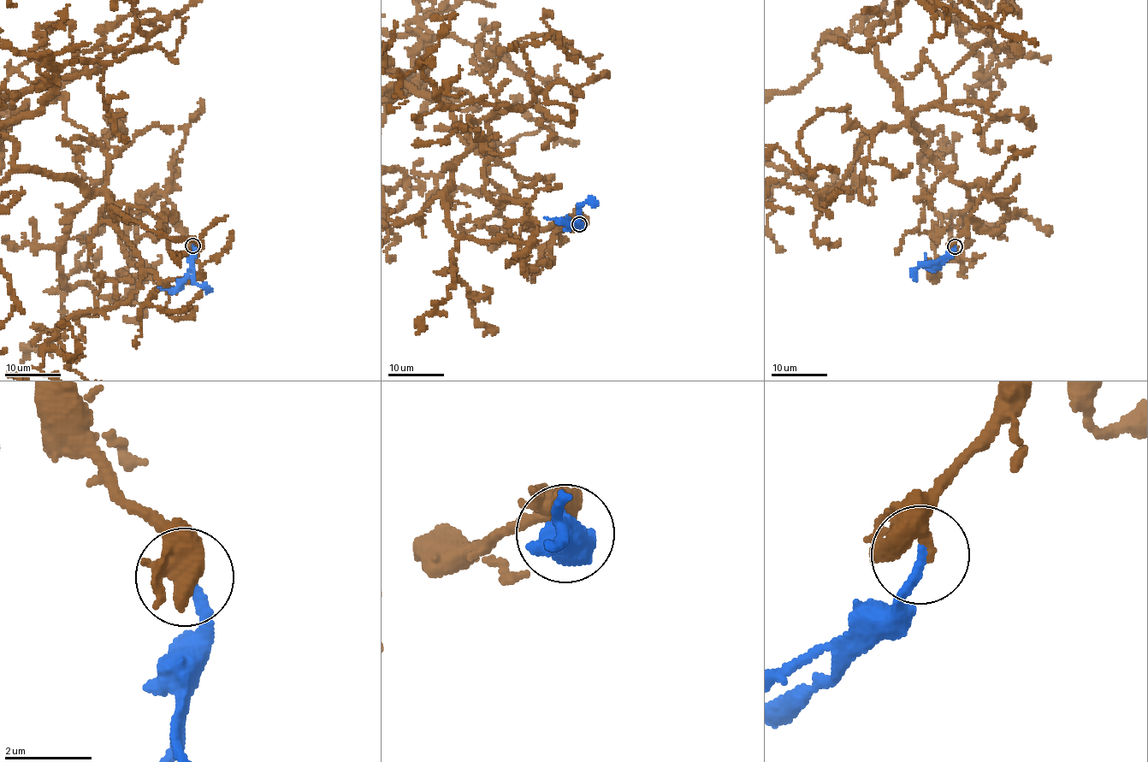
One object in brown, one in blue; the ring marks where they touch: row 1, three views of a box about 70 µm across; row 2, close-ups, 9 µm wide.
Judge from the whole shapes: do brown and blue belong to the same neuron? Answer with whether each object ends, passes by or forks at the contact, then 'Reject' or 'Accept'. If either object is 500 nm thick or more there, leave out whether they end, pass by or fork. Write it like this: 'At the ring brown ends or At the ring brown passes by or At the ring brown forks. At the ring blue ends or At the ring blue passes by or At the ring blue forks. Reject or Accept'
At the ring brown ends. At the ring blue ends. Accept

